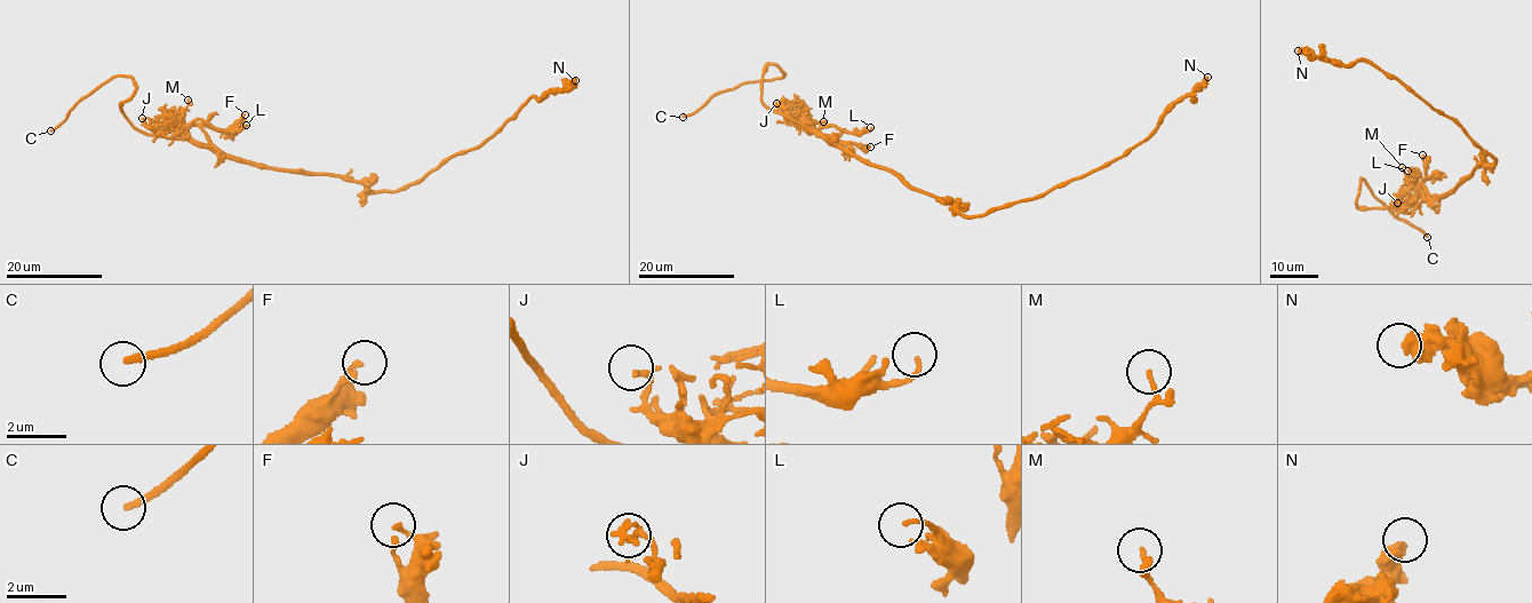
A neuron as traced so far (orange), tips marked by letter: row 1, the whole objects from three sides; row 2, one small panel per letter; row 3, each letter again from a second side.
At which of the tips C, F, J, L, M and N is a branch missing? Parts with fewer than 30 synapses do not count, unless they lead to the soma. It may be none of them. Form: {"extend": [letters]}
{"extend": ["C"]}

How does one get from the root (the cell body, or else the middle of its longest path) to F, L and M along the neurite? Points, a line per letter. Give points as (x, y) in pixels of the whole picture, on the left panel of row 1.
F: (301, 172), (236, 161), (213, 147), (201, 126), (231, 128), (245, 114)
L: (301, 172), (258, 167), (226, 158), (213, 147), (205, 132), (191, 124), (202, 119), (229, 131), (246, 125)
M: (301, 172), (258, 167), (224, 157), (199, 126), (183, 121), (188, 100)

